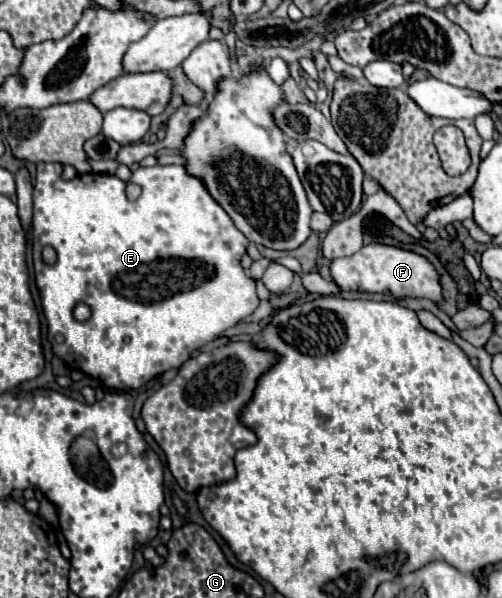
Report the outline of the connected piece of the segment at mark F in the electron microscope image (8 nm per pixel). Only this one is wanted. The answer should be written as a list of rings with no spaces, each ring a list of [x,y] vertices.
[[[367,244],[359,252],[347,258],[335,258],[329,266],[331,278],[343,290],[363,290],[363,292],[391,292],[397,298],[429,298],[433,302],[441,302],[441,286],[439,274],[423,256],[415,252],[407,252],[395,246],[383,244]]]

